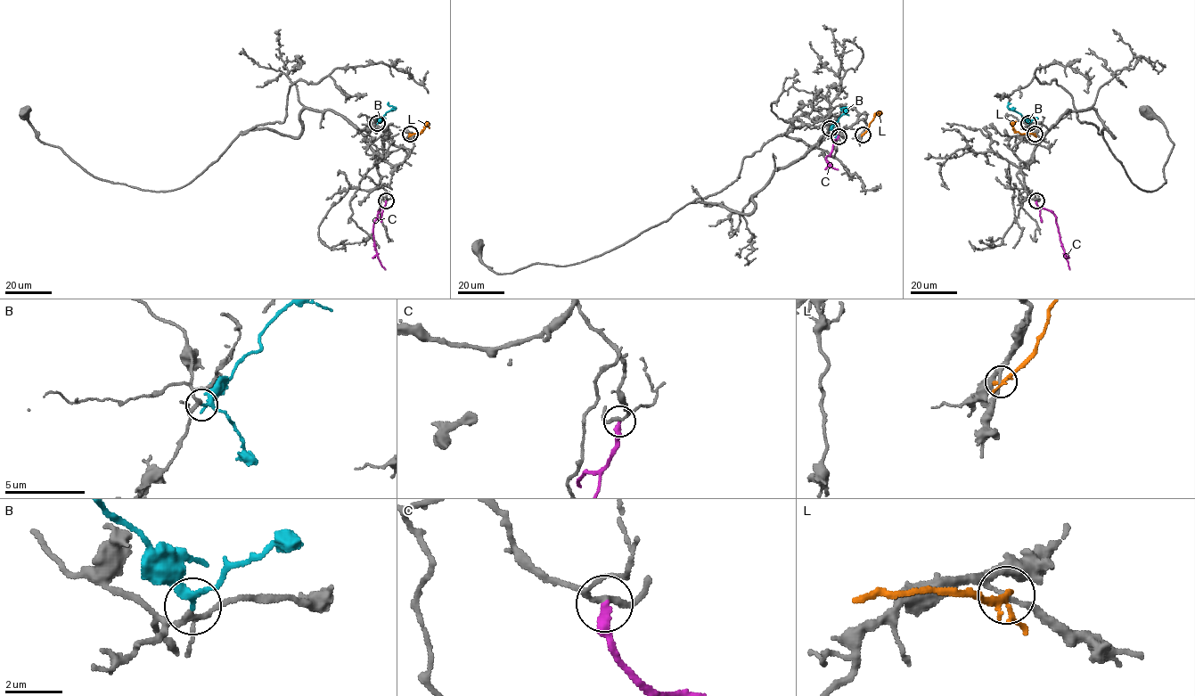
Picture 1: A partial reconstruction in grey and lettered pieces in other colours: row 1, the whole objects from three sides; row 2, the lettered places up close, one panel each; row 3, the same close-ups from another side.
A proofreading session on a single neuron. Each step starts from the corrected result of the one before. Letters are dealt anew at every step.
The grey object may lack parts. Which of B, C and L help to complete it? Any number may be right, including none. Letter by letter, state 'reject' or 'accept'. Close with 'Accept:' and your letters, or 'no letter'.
B: accept
C: reject
L: reject
Accept: B

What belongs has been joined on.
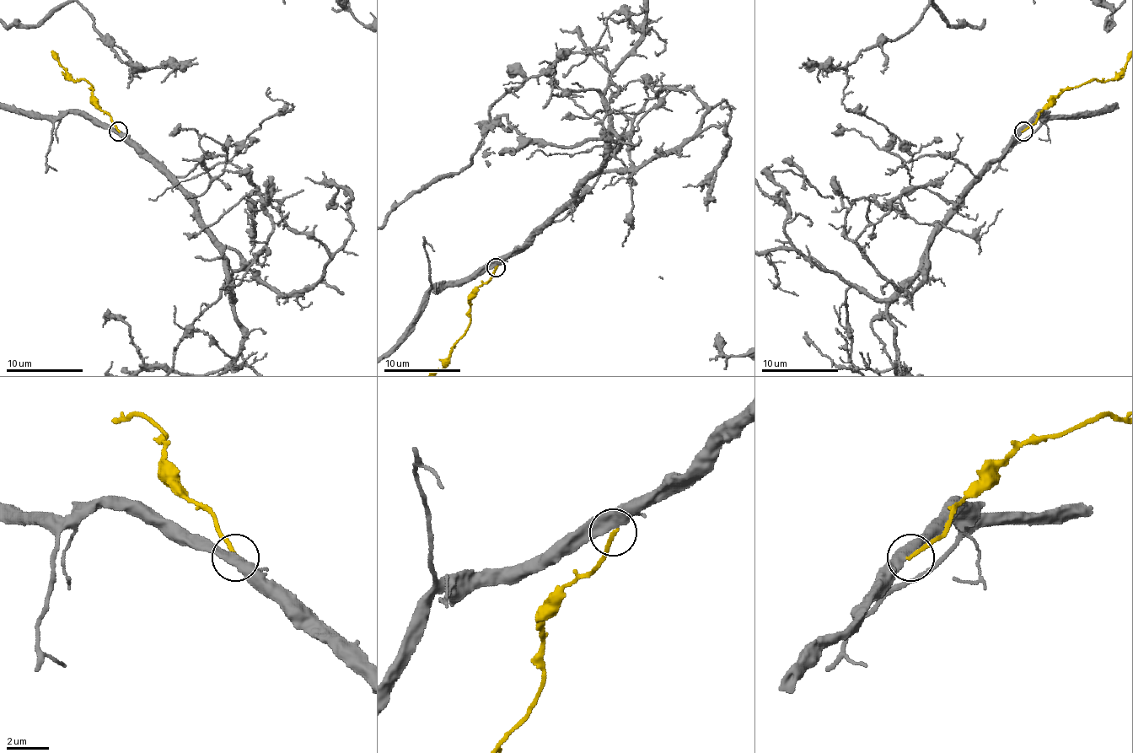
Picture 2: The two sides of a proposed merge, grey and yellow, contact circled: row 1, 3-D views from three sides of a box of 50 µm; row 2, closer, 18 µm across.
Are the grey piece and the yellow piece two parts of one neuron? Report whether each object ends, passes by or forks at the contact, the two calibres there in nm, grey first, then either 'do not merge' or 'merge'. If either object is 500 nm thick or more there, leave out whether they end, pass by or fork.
grey passes by | yellow ends | 440/190 nm | do not merge

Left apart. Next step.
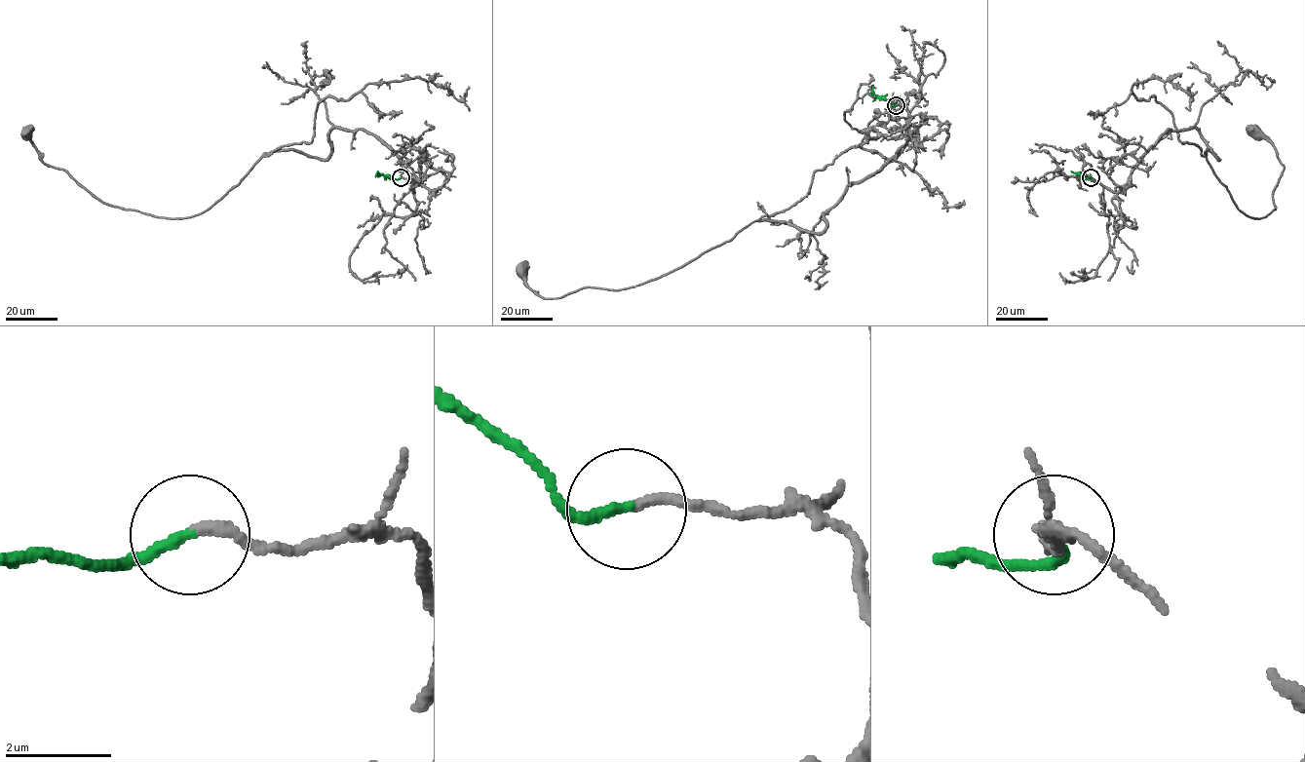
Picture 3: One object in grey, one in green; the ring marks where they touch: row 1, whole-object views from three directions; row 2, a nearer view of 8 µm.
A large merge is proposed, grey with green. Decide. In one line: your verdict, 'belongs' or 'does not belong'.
belongs

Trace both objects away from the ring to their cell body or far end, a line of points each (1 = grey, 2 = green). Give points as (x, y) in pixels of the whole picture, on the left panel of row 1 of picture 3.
1: (401, 177), (334, 128), (325, 160), (266, 152), (165, 218), (24, 132)
2: (401, 177), (390, 178), (378, 171)

